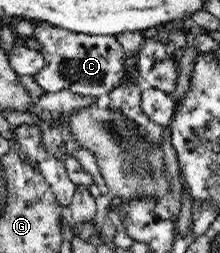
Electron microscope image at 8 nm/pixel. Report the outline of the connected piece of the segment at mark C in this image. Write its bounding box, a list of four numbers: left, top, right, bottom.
[30,21,146,98]

